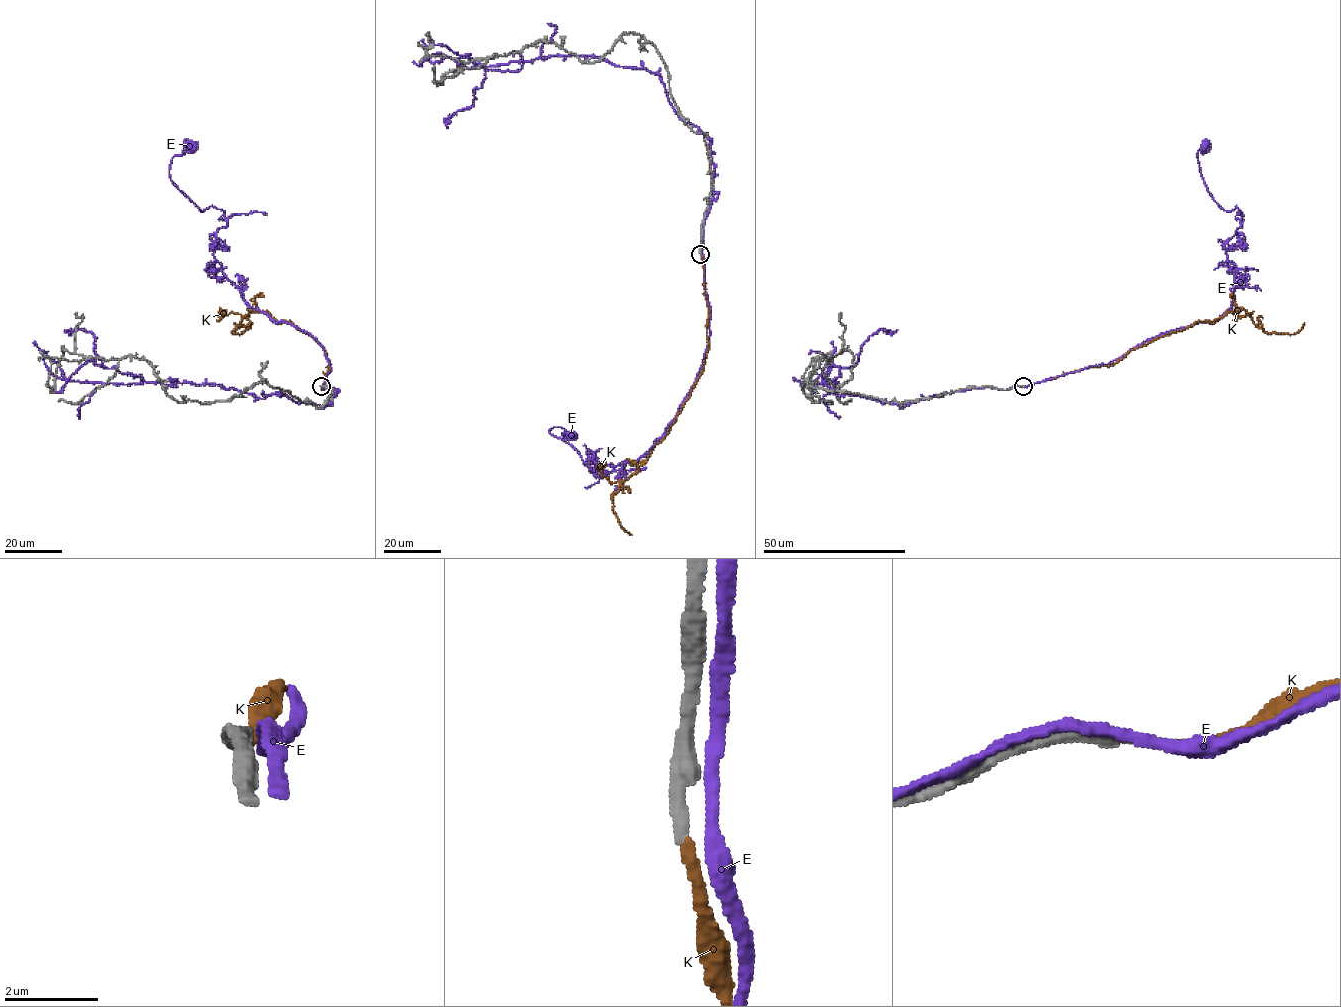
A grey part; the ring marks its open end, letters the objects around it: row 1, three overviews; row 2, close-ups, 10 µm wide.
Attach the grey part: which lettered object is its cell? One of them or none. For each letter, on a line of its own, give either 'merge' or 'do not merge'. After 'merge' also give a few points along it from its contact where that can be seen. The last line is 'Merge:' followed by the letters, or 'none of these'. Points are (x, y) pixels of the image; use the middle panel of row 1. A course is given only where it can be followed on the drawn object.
E: do not merge
K: merge; course (700, 254), (708, 309), (708, 351), (703, 368), (670, 429), (613, 494), (613, 512), (619, 525), (631, 535)
Merge: K

